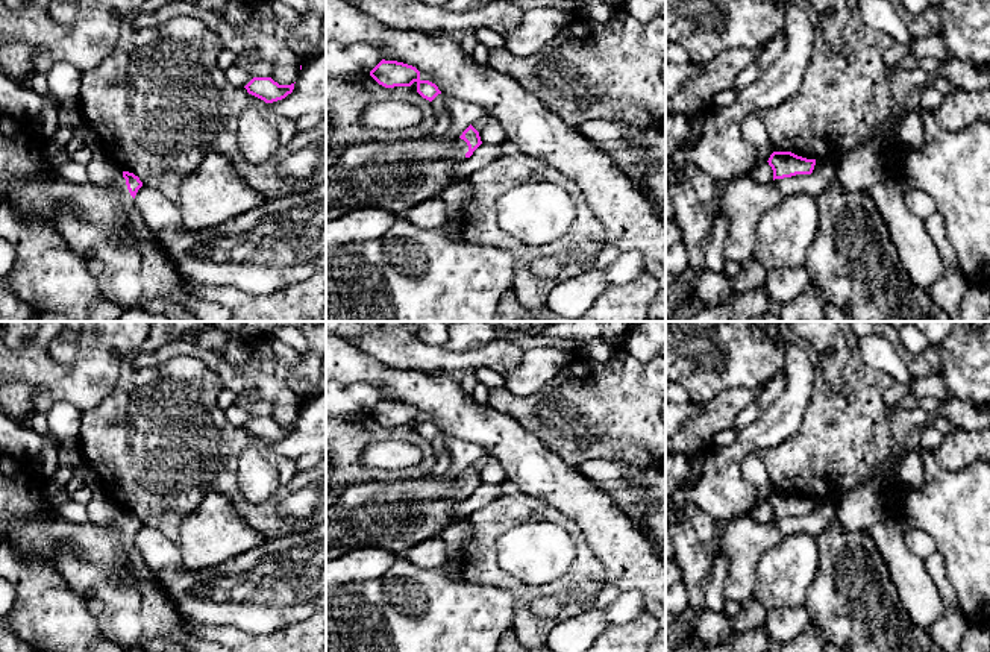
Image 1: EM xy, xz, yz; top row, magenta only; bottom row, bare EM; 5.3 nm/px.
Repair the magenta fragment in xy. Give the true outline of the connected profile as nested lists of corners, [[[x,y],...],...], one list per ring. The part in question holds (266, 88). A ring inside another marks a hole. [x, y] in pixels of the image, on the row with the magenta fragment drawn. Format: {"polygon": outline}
{"polygon": [[[253,77],[244,88],[249,94],[264,100],[265,103],[273,103],[291,94],[294,83],[279,85],[271,77]]]}

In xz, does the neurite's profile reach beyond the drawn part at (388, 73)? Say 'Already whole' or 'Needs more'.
Already whole

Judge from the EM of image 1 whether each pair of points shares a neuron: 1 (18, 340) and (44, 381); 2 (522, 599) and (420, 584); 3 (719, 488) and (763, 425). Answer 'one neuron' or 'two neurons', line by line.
1: two neurons
2: two neurons
3: one neuron

